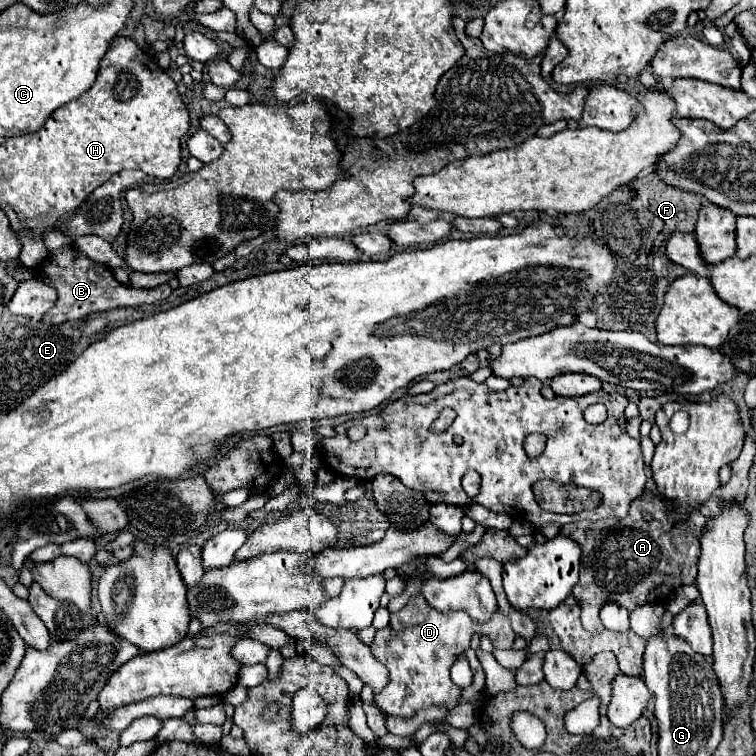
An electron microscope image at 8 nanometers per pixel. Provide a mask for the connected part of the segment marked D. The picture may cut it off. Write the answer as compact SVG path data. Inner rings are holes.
M421 595L409 599L403 609L391 613L389 625L385 629L379 629L371 641L373 655L389 669L387 687L375 695L377 707L383 713L405 719L413 717L419 709L425 709L429 705L453 705L459 699L461 689L449 681L449 669L457 657L469 649L471 637L475 633L487 633L497 649L513 649L515 633L509 617L501 609L497 609L489 621L477 623L469 617L467 611L459 609L441 613L421 601Z

